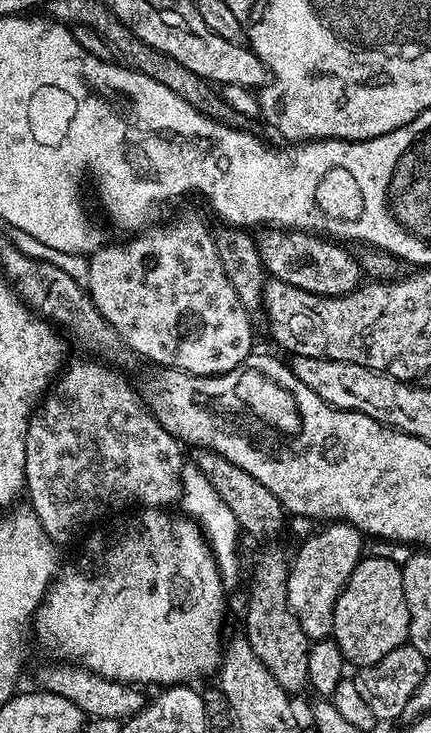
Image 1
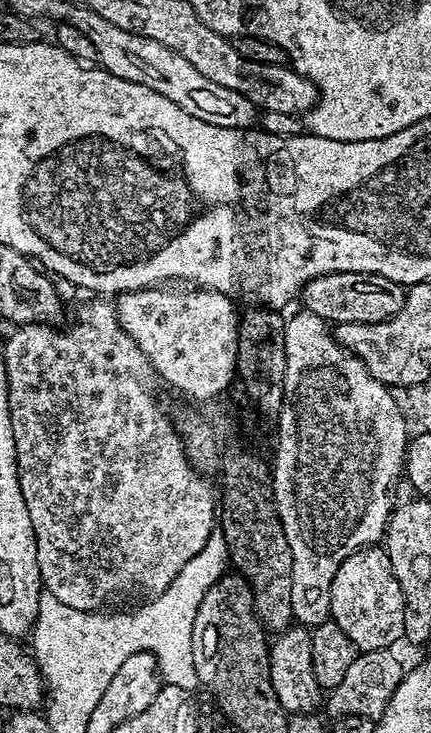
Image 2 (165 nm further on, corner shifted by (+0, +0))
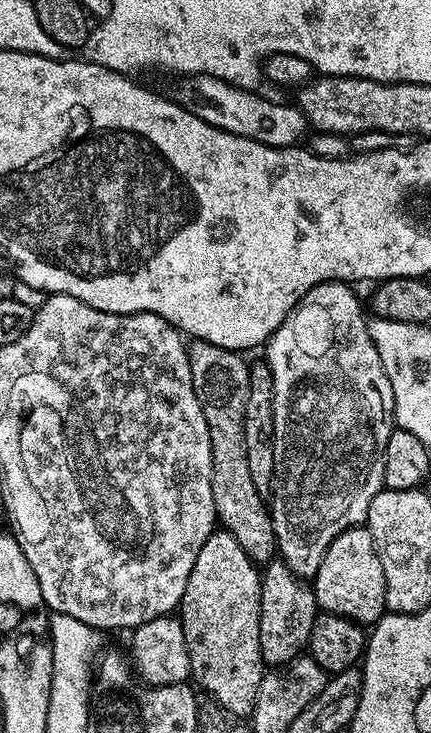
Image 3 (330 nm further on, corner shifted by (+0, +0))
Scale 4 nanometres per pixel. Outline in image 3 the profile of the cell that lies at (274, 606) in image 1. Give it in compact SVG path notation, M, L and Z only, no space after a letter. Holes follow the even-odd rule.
M193 339L186 351L194 390L210 430L212 493L219 527L238 538L238 546L246 550L253 564L267 565L278 552L272 513L265 497L258 494L250 478L250 466L246 463L246 433L242 431L246 398L250 390L249 361L244 361L245 357L241 353L214 346L209 340Z

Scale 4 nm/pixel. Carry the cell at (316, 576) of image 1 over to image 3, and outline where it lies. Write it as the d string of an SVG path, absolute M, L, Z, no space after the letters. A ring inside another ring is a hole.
M327 280L325 284L315 284L296 304L296 308L278 326L278 330L269 338L266 345L268 357L266 363L272 381L274 382L274 478L272 479L272 494L270 511L272 525L276 535L276 547L279 559L301 578L315 577L318 566L322 566L322 558L326 550L330 550L330 542L351 528L361 527L367 521L370 502L384 488L384 451L388 445L390 434L394 430L392 407L394 394L390 386L390 378L382 366L382 358L378 358L378 350L368 331L368 320L360 309L360 300L351 292L347 283L338 280Z

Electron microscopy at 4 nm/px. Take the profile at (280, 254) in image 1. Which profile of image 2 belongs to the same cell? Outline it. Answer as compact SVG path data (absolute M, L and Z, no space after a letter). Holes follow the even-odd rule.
M331 272L308 280L302 289L303 311L318 314L329 325L373 324L389 320L398 310L402 310L406 295L405 285L390 282L382 274L369 272Z

